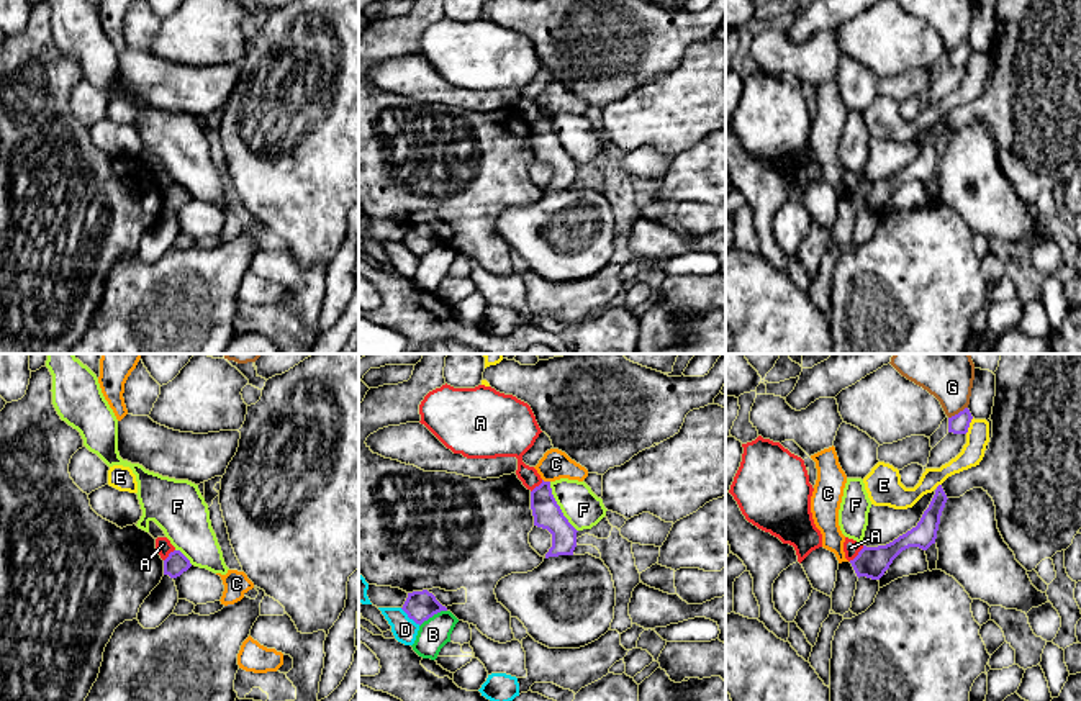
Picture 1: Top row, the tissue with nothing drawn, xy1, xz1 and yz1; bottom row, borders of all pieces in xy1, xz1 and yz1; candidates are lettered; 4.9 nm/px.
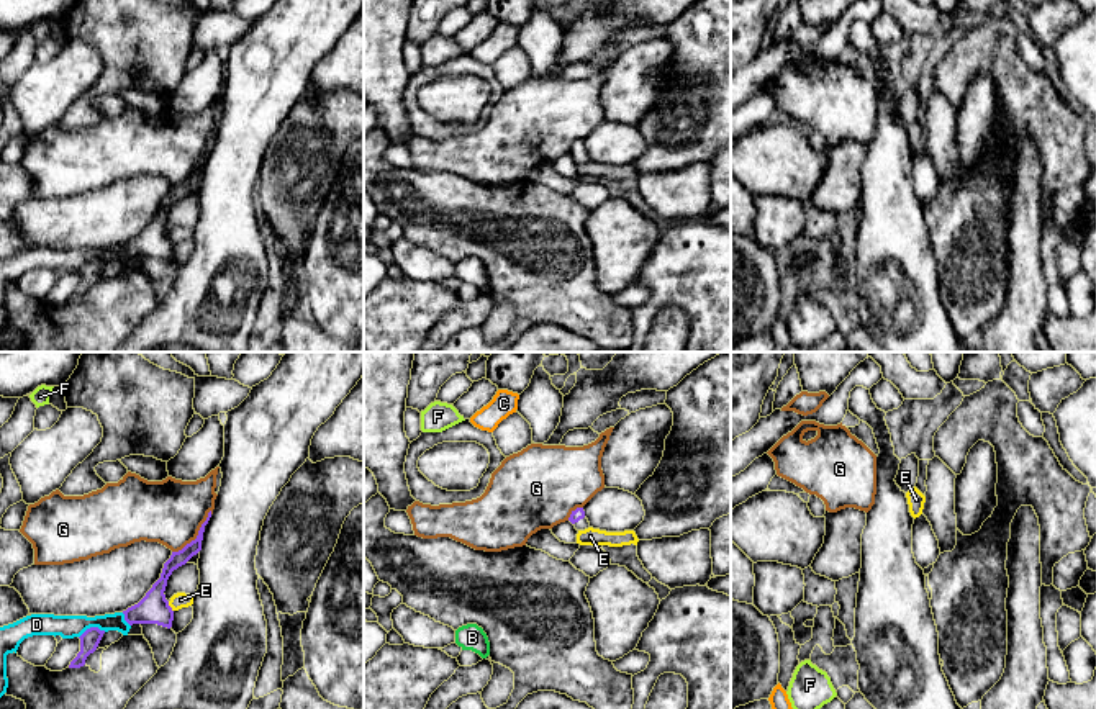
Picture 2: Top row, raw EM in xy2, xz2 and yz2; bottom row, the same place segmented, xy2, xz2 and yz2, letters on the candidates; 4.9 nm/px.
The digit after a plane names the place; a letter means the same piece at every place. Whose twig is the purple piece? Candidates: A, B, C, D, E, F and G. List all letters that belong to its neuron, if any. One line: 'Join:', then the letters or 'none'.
Join: none

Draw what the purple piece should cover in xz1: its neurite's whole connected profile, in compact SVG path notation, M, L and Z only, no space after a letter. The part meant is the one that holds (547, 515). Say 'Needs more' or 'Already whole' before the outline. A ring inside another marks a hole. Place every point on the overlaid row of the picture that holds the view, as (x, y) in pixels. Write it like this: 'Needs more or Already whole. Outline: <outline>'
Already whole. Outline: M542 480L542 483L531 491L531 509L534 526L547 529L552 534L552 547L545 554L545 559L573 555L578 531L568 522L557 504L550 482Z

